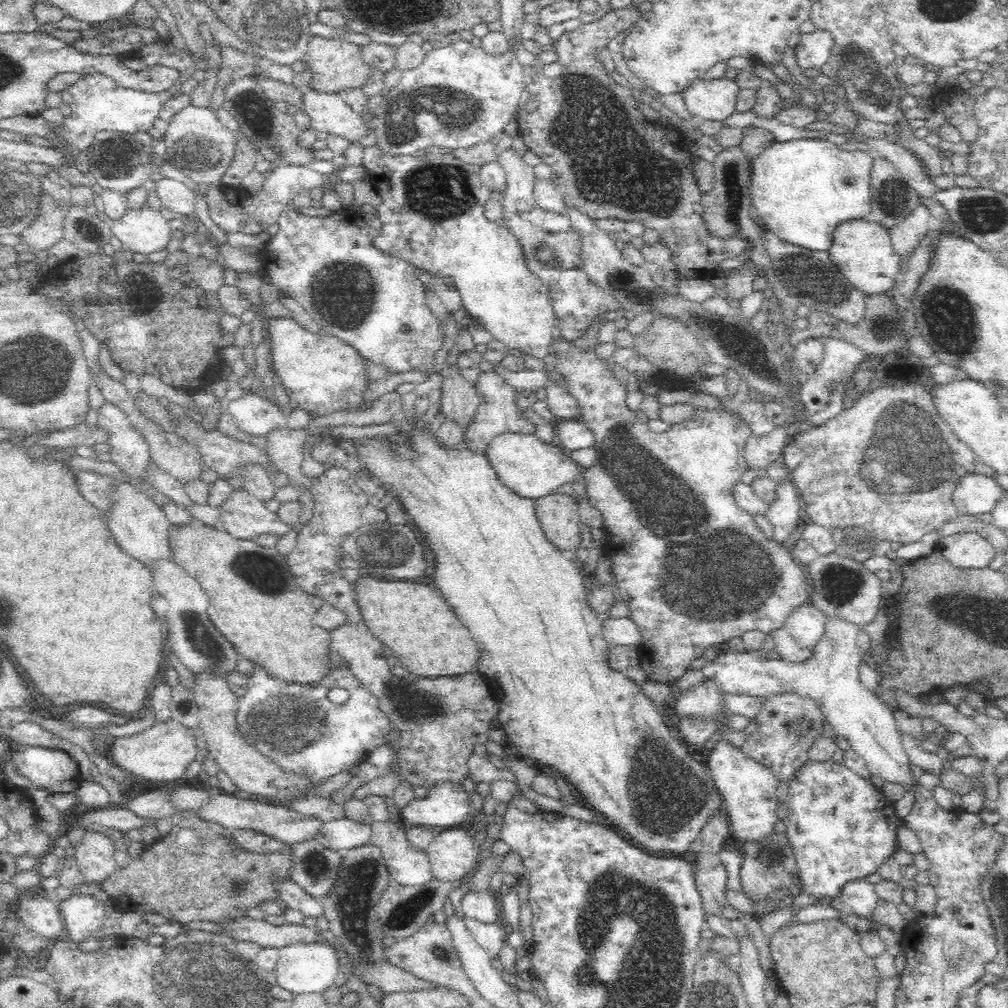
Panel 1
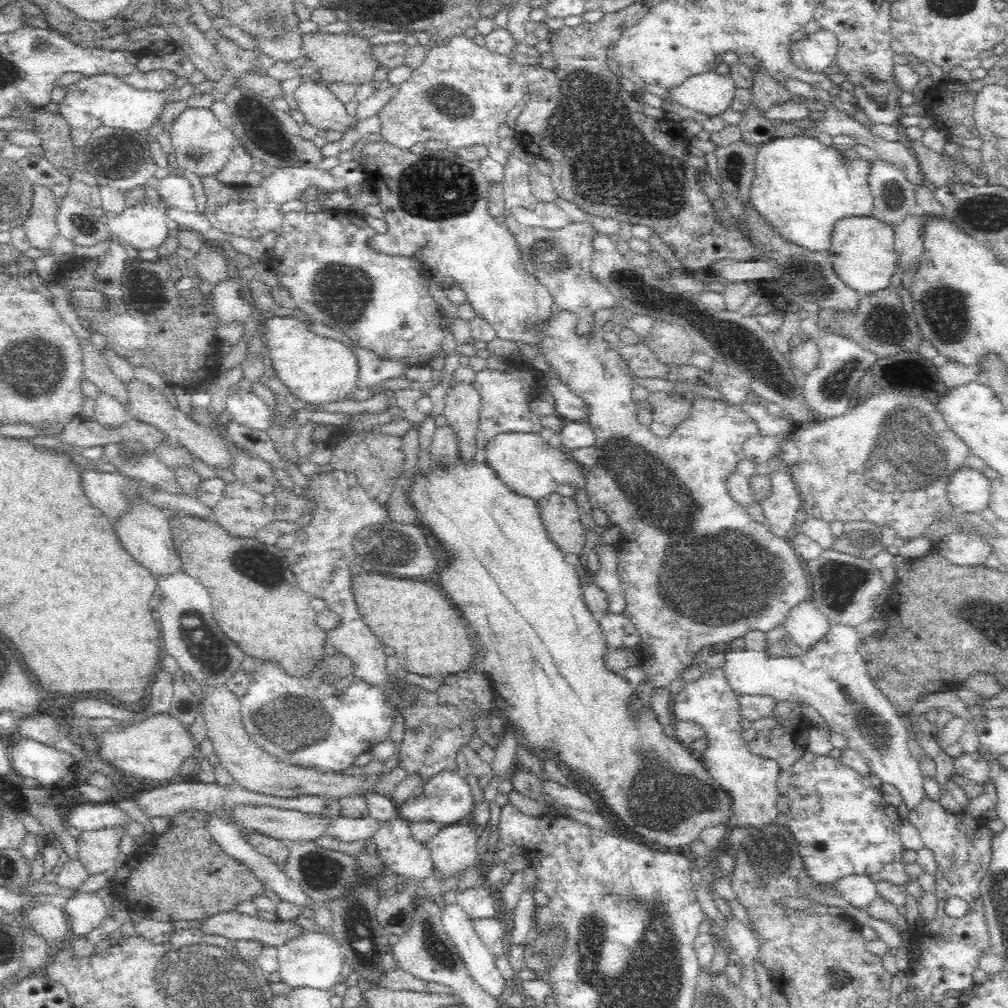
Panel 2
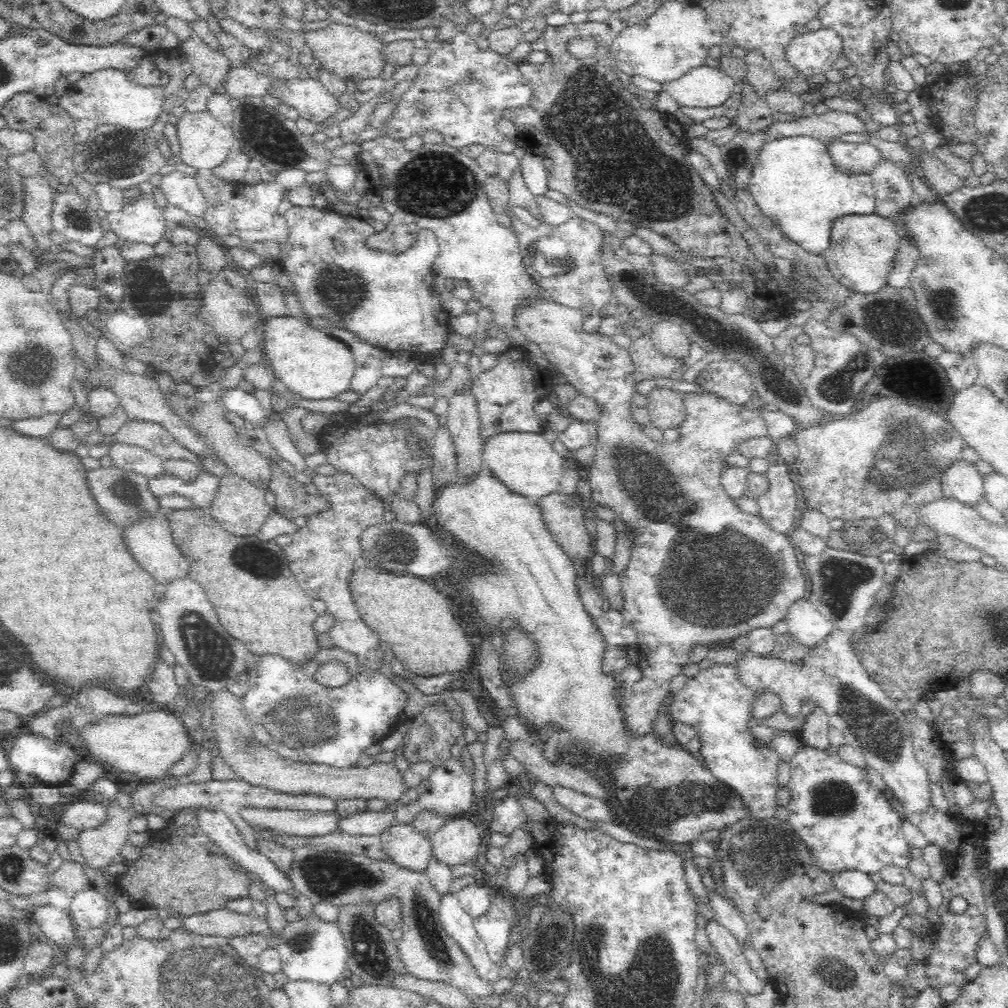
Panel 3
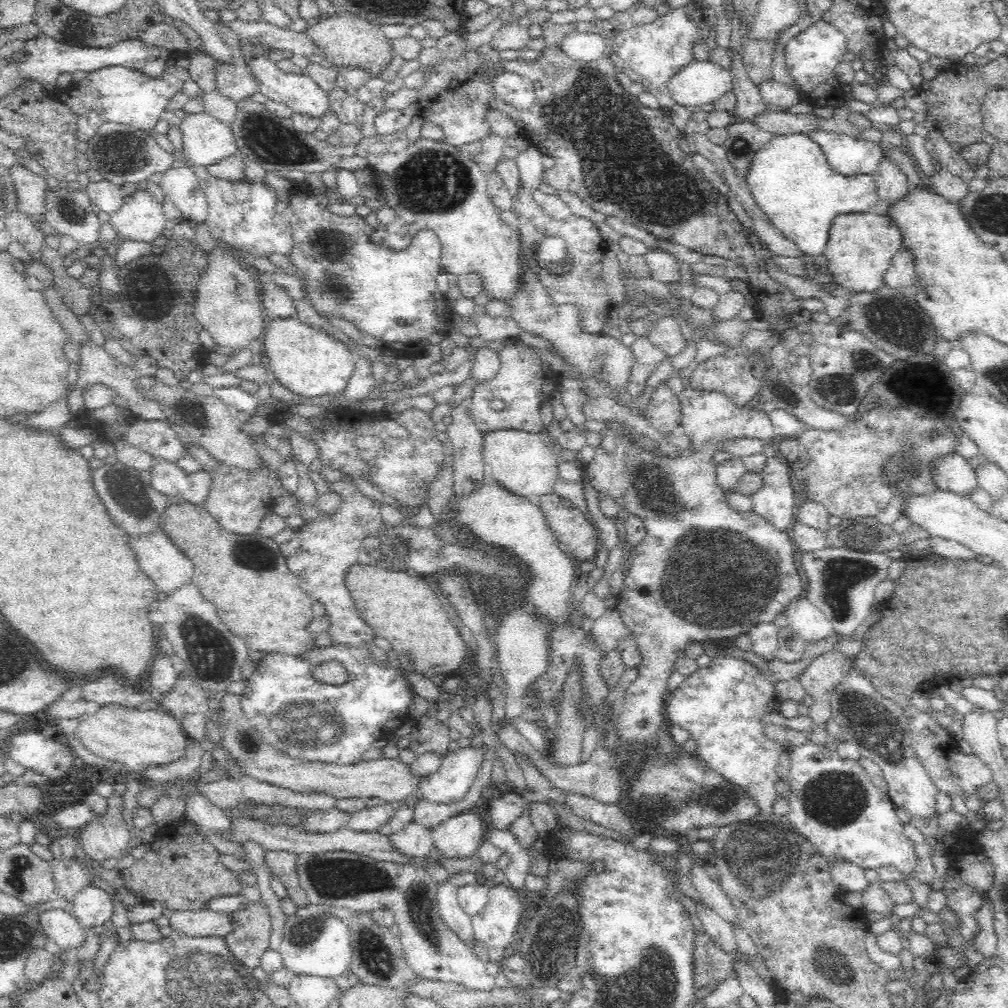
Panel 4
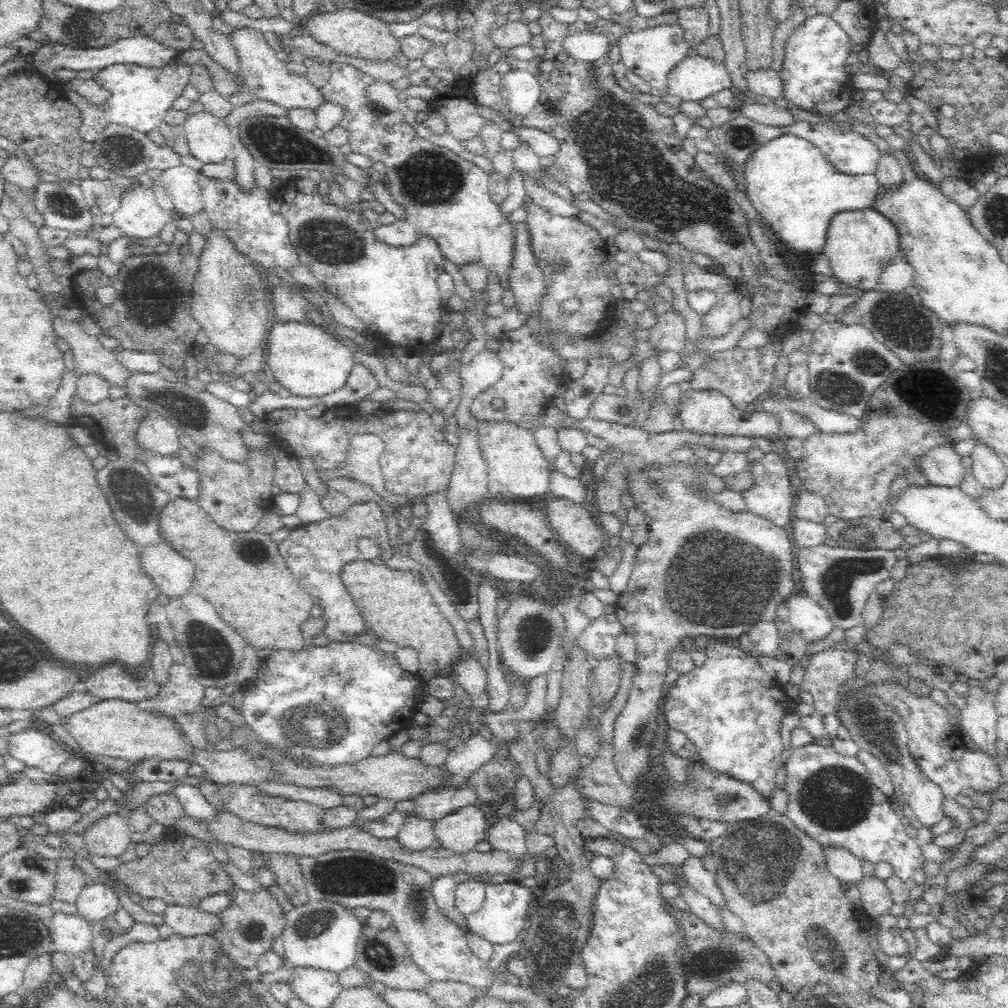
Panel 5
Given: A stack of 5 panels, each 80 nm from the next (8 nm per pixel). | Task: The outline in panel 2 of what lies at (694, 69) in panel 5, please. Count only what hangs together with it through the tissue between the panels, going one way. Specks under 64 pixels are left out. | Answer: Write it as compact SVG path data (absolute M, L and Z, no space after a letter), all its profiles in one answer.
M709 71L704 75L692 76L682 86L672 88L669 94L674 102L688 110L710 117L720 116L732 106L736 90L736 83L728 75Z

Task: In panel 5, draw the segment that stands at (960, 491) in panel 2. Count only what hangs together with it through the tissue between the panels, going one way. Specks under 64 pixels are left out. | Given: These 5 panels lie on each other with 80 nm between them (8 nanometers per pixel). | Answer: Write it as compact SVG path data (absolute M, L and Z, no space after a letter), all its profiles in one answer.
M950 445L932 448L920 462L929 485L958 488L972 474L970 469L964 468L962 457Z

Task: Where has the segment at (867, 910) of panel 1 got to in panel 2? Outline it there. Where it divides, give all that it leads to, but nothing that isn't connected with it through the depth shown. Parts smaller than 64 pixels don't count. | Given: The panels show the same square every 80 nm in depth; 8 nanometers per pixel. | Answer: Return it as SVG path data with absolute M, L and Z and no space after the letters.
M864 875L846 876L838 880L834 888L844 900L848 901L848 904L858 910L866 910L870 902L879 896L875 882Z

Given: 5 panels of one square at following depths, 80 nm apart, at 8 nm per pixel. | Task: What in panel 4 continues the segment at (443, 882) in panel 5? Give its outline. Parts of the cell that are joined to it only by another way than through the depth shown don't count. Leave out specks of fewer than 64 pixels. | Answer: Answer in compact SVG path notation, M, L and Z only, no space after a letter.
M451 881L438 885L437 903L440 916L452 934L456 935L464 945L470 947L475 954L474 948L478 946L478 939L472 926L472 915L466 913L457 895L457 887Z

